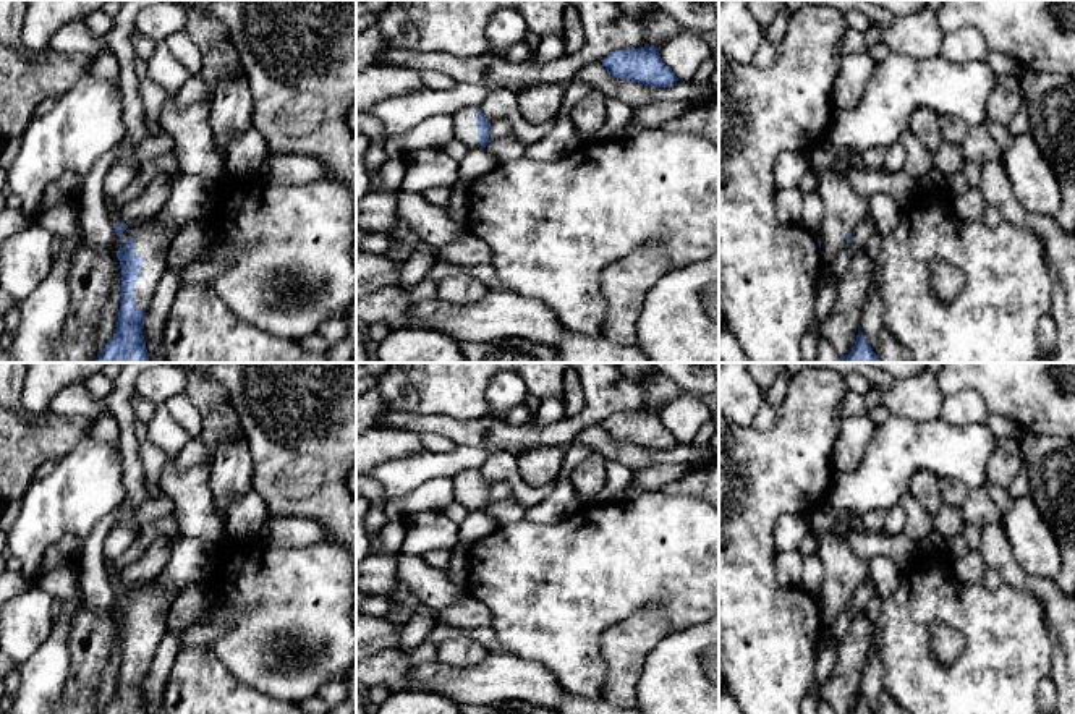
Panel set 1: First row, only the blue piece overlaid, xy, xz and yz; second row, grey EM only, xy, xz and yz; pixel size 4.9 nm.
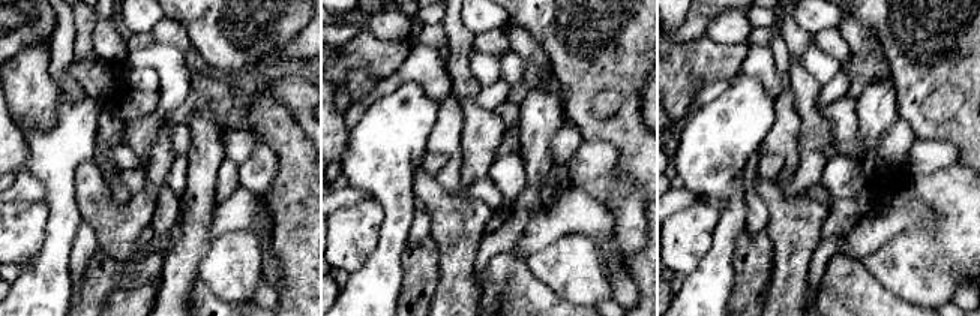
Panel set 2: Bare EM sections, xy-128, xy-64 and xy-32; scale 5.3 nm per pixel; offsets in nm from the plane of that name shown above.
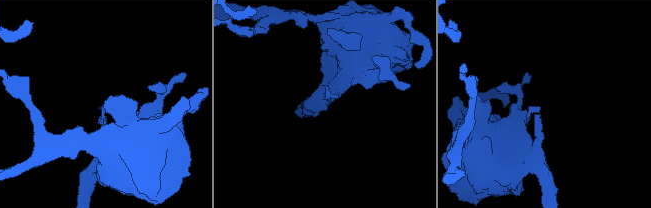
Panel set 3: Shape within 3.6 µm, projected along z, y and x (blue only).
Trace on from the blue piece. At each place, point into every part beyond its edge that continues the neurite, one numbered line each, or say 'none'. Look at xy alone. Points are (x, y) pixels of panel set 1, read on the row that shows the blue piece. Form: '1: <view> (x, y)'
1: xy (151, 240)

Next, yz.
1: yz (844, 209)

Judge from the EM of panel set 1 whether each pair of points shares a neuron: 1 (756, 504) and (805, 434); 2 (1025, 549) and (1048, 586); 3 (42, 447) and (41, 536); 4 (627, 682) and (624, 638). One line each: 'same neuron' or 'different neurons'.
1: same neuron
2: different neurons
3: different neurons
4: same neuron

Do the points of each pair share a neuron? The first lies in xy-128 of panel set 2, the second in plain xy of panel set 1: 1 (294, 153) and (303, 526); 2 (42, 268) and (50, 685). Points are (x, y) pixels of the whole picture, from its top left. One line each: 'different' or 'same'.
1: different
2: same

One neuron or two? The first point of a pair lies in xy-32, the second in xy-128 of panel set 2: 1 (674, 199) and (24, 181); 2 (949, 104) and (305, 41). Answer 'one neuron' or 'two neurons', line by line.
1: one neuron
2: two neurons

